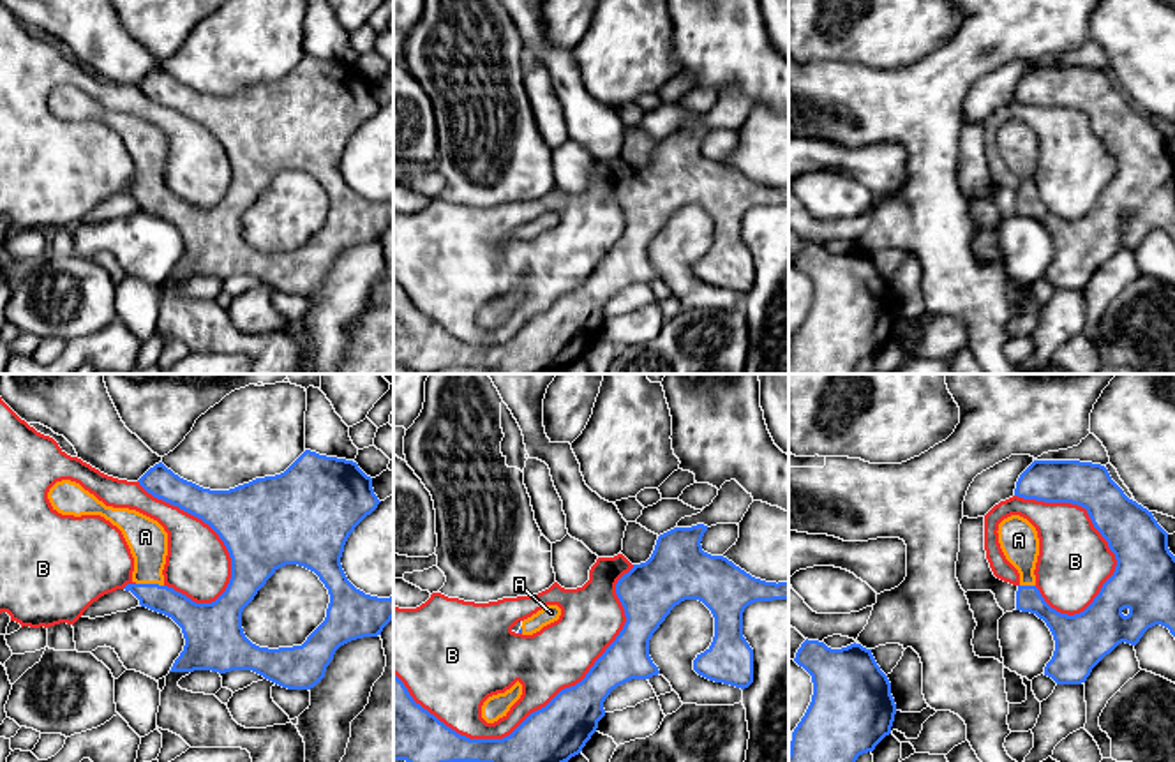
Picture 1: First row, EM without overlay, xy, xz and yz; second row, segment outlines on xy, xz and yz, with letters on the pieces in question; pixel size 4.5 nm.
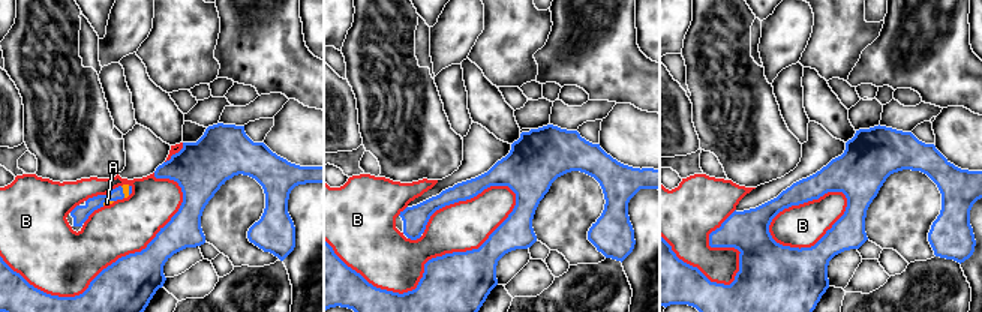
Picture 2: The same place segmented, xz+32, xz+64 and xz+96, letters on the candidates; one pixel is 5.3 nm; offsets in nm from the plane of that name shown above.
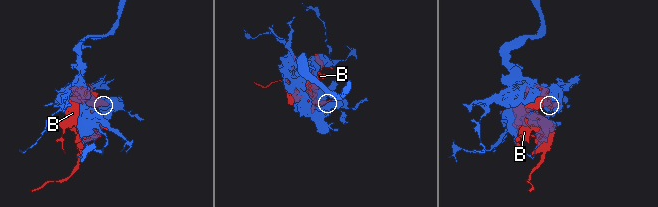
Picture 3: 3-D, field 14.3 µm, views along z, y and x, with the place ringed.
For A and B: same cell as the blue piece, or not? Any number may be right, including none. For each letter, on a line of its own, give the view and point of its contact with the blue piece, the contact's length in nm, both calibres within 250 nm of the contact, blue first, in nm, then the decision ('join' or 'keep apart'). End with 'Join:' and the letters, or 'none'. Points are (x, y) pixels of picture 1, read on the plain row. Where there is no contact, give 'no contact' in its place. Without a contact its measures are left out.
A: xy (150, 189) | 130 nm | 150/180 nm | join
B: xz (542, 313) | 1200 nm | 280/300 nm | keep apart
Join: A

